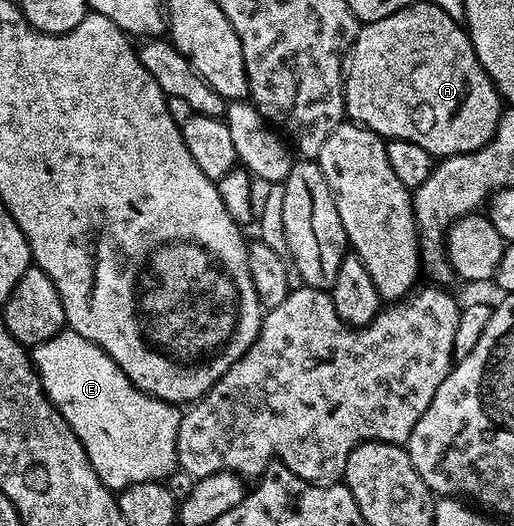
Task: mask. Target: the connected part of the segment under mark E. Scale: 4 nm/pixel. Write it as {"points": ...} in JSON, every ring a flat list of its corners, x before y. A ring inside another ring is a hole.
{"points":[[65,327,54,338,42,342,31,349,32,367,40,376,44,393,50,403,66,418,70,430,82,442,88,455,90,466,98,474,98,478,106,487,123,490,138,482,151,480,163,481,178,468,176,462,176,439,180,425,181,409,175,404,167,404,164,400,156,400,138,390,122,374,122,370,94,342,82,338,72,328]]}

